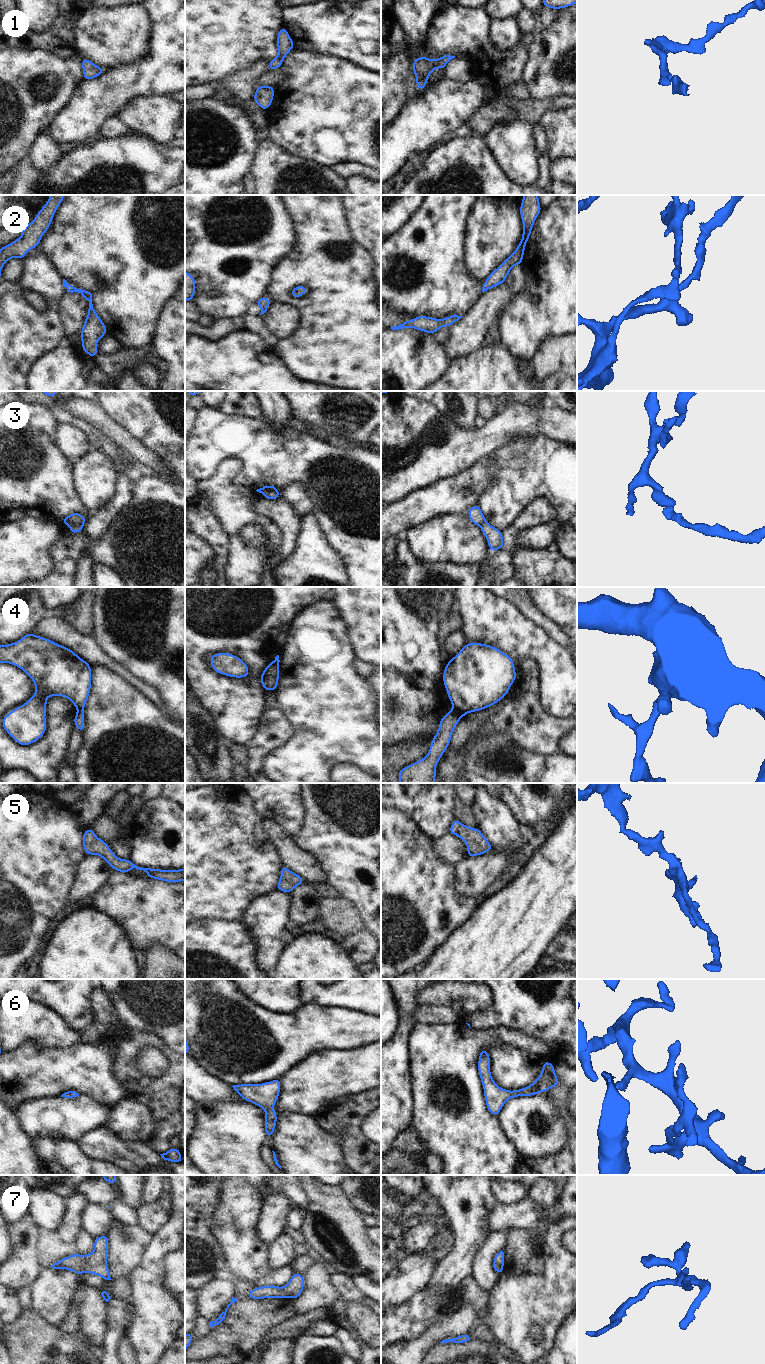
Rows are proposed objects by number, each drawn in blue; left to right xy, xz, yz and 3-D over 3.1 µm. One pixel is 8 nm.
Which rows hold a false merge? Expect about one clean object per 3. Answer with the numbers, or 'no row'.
3, 4

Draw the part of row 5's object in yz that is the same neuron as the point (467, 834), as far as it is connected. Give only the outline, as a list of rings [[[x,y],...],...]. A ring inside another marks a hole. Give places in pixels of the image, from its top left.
[[[457,818],[450,826],[449,834],[461,838],[467,846],[467,856],[483,855],[493,849],[479,828],[471,828],[462,824]]]

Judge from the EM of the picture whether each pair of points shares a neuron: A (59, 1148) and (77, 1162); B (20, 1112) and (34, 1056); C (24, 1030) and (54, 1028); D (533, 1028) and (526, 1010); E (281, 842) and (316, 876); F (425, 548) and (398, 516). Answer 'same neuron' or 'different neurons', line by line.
A: same neuron
B: different neurons
C: same neuron
D: same neuron
E: same neuron
F: different neurons

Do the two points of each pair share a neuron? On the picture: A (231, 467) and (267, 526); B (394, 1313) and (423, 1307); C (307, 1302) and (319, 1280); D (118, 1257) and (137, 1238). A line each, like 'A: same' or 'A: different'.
A: same
B: same
C: same
D: same

